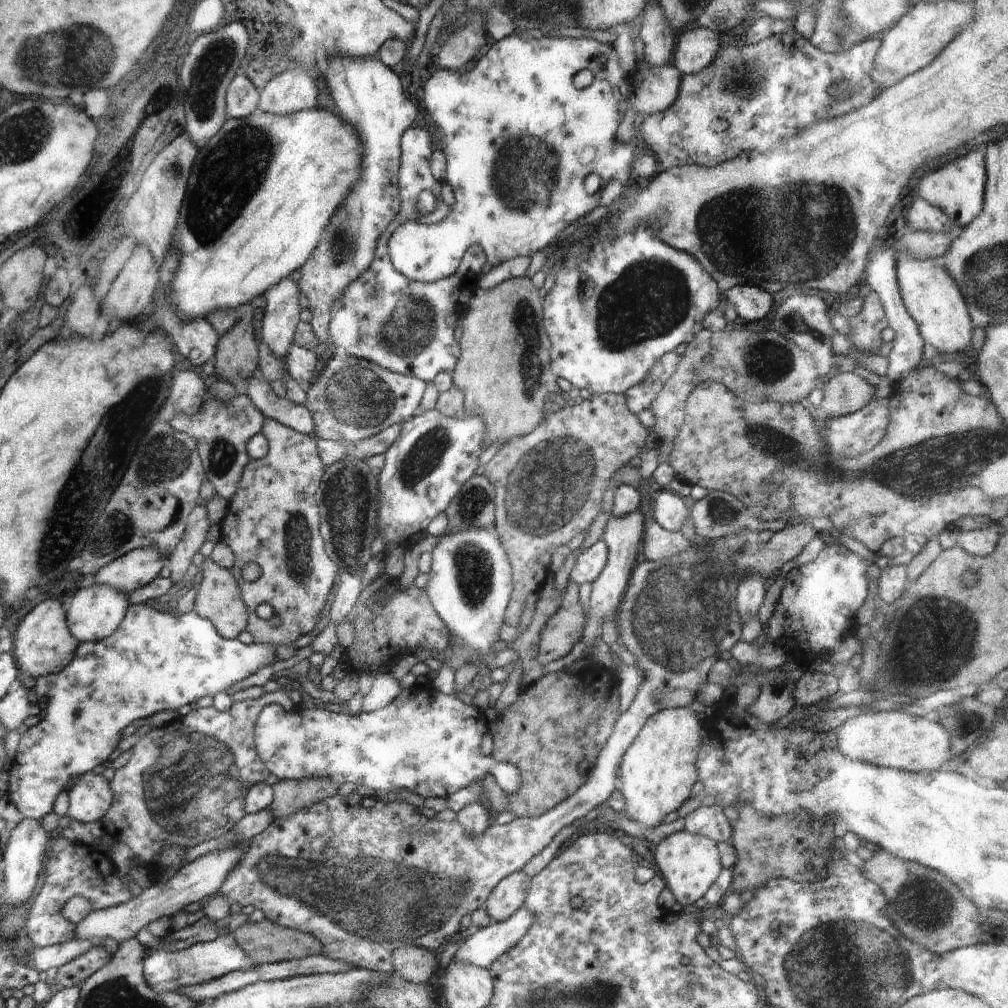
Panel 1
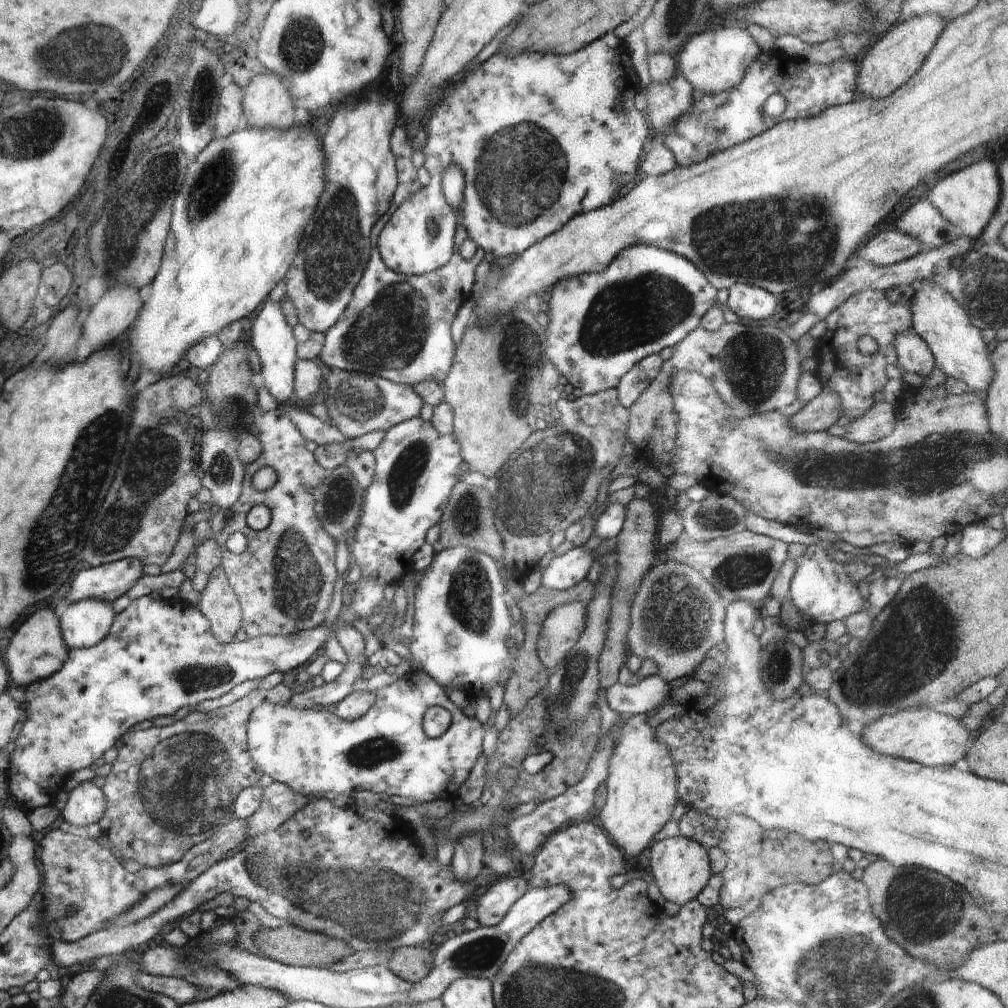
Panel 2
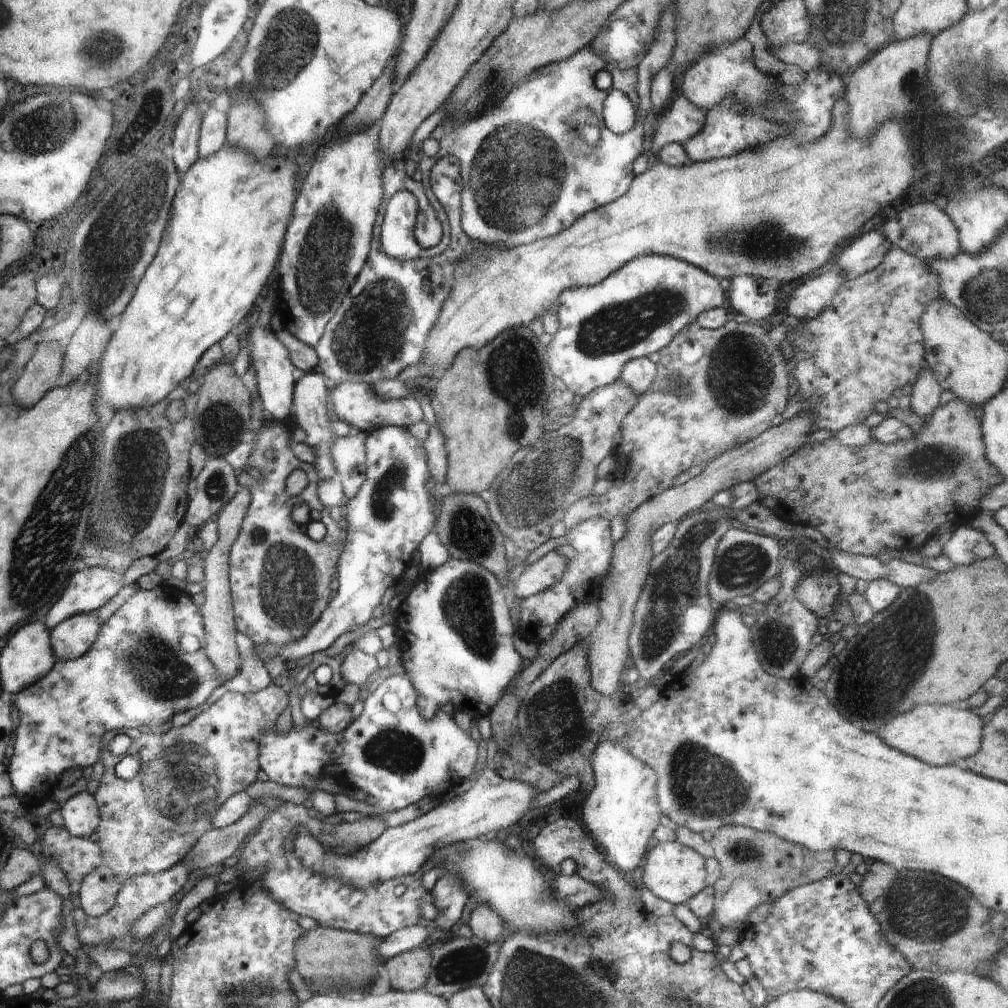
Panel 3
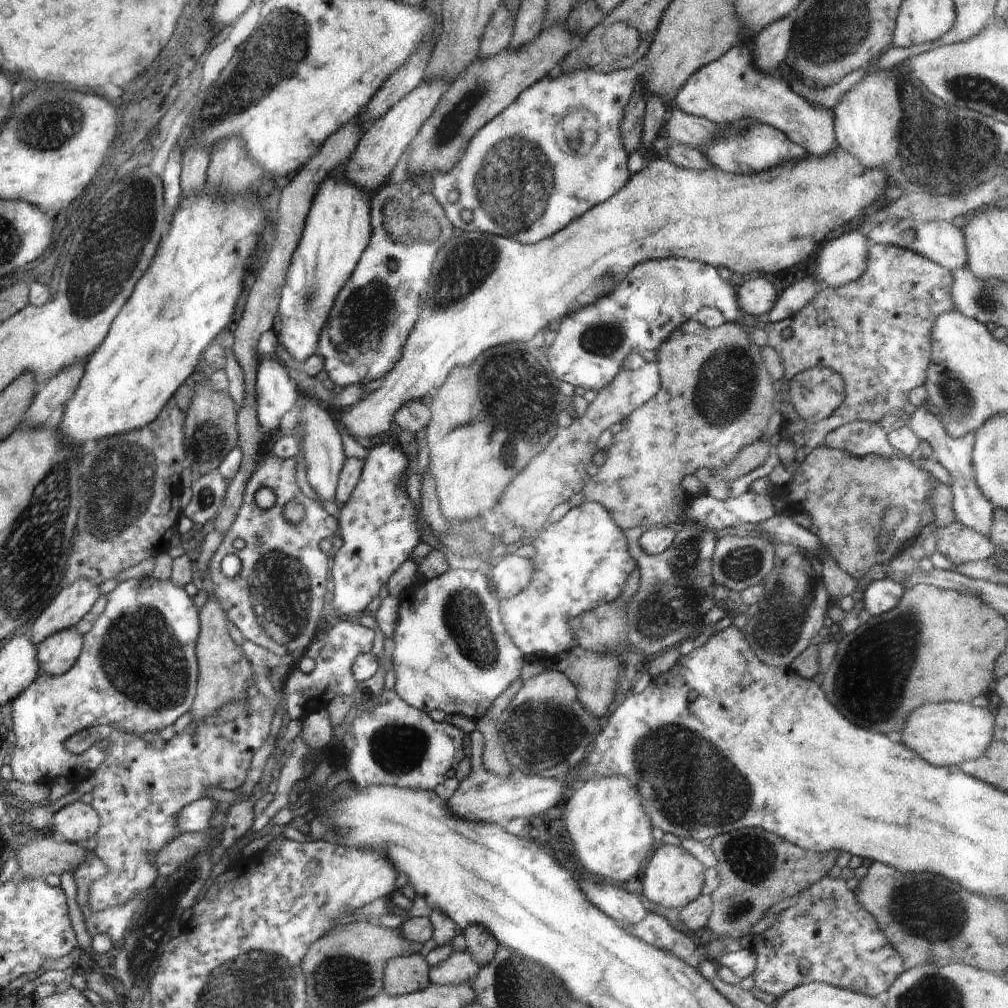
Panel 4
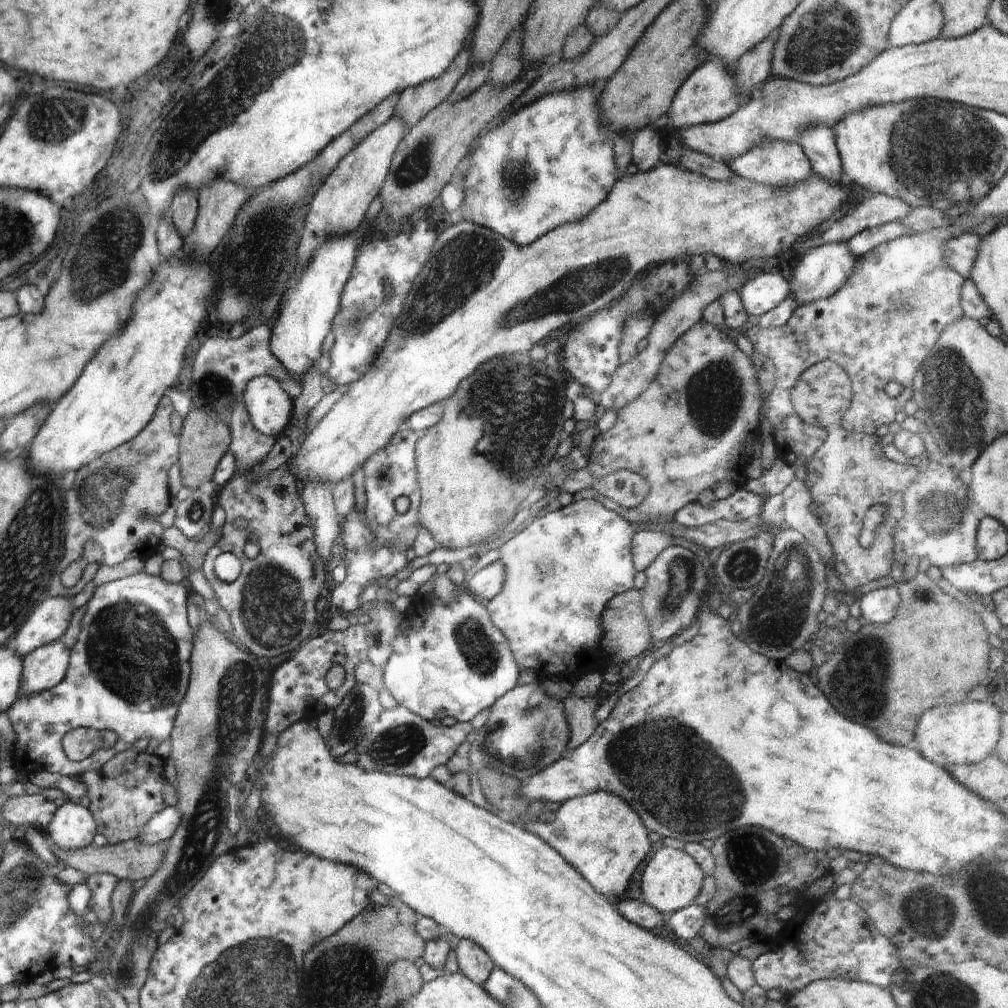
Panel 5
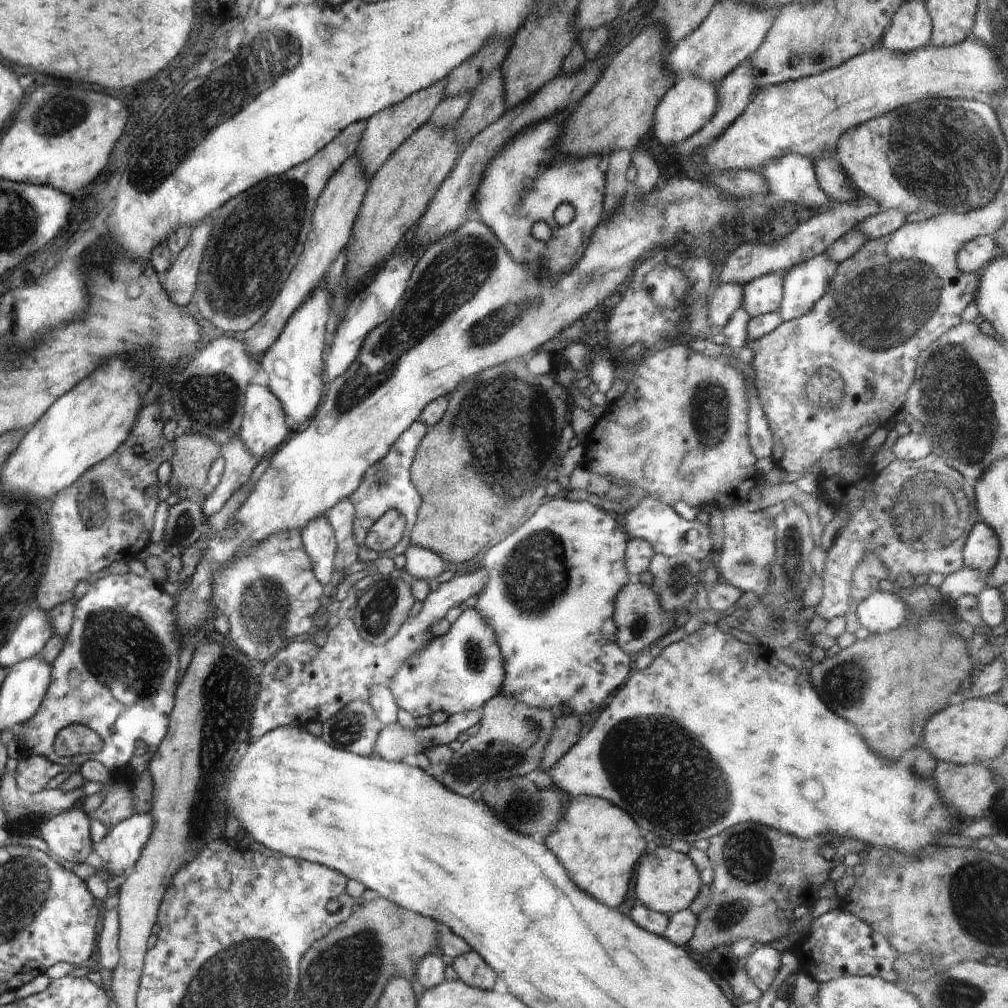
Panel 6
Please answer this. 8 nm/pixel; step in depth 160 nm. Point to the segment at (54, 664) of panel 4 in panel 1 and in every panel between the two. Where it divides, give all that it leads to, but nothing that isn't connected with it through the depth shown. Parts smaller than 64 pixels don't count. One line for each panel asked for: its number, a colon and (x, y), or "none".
1: (94, 612)
2: (85, 623)
3: (74, 637)

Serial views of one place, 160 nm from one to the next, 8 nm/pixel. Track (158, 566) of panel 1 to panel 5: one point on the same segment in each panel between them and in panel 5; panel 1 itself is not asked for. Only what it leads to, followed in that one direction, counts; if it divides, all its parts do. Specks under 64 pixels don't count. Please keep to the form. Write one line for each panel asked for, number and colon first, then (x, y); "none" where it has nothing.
2: (109, 581)
3: (92, 587)
4: (69, 607)
5: (53, 616)

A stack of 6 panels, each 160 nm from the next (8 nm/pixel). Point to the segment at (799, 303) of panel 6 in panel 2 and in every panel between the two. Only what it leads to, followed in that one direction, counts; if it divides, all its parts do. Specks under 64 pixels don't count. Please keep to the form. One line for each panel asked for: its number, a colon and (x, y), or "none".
2: (886, 248)
3: (861, 255)
4: (842, 260)
5: (823, 271)

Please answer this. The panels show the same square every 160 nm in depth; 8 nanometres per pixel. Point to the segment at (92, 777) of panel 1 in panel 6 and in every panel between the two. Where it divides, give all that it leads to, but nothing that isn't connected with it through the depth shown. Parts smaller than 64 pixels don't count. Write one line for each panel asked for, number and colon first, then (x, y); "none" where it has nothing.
2: (86, 804)
3: (81, 815)
4: (78, 821)
5: (73, 826)
6: (68, 834)

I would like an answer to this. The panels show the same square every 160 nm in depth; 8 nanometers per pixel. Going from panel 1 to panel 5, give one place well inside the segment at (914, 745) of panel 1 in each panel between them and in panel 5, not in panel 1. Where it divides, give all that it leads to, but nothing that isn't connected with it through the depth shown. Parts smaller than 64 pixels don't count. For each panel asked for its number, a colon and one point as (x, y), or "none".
2: (919, 734)
3: (938, 735)
4: (945, 734)
5: (963, 734)

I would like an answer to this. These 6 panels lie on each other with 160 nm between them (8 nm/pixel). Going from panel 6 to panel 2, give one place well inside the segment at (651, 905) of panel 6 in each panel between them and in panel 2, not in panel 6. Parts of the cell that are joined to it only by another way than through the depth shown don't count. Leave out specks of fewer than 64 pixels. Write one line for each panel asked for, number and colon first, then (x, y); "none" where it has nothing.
2: (681, 868)
3: (674, 872)
4: (673, 878)
5: (672, 879)

